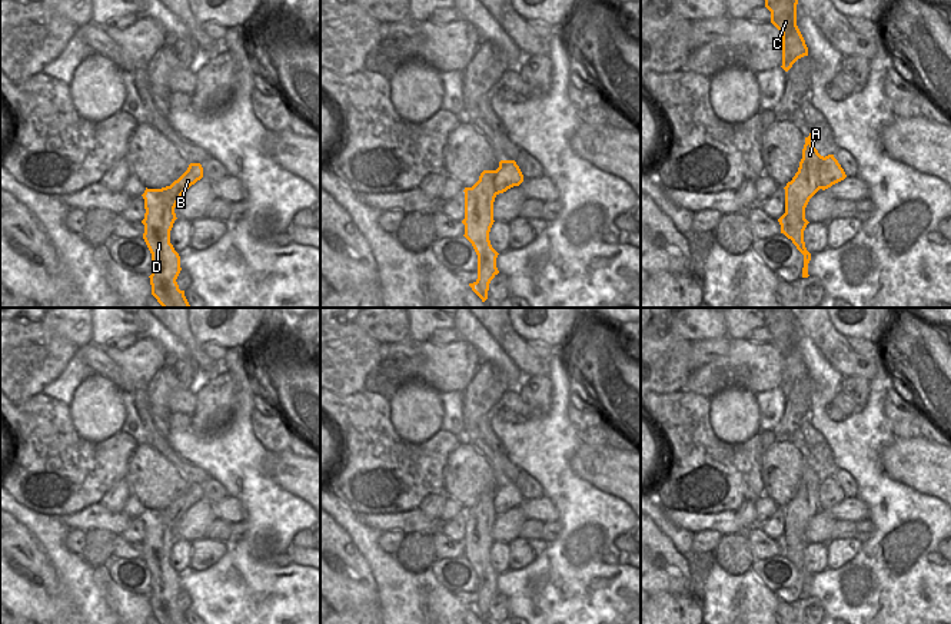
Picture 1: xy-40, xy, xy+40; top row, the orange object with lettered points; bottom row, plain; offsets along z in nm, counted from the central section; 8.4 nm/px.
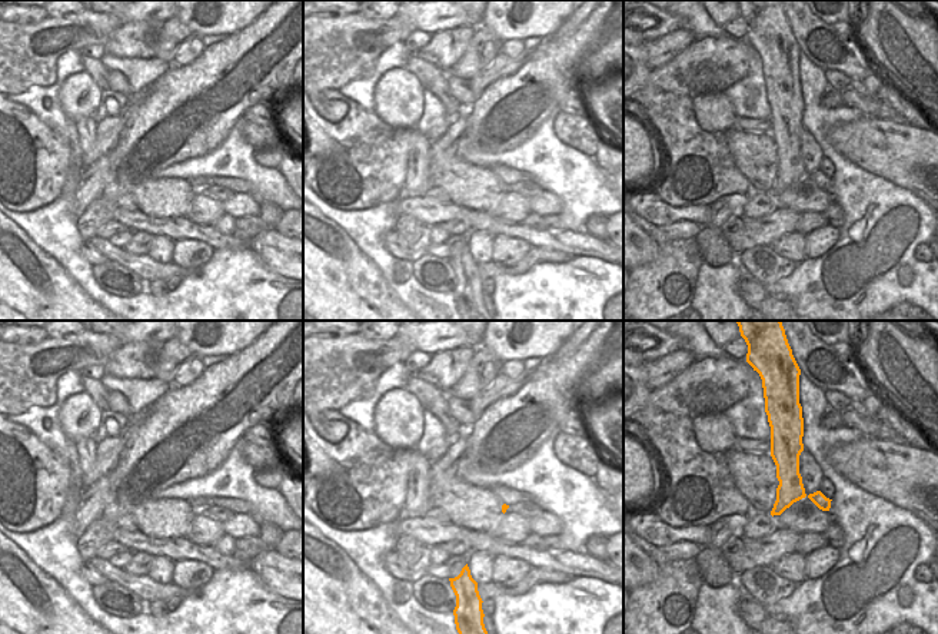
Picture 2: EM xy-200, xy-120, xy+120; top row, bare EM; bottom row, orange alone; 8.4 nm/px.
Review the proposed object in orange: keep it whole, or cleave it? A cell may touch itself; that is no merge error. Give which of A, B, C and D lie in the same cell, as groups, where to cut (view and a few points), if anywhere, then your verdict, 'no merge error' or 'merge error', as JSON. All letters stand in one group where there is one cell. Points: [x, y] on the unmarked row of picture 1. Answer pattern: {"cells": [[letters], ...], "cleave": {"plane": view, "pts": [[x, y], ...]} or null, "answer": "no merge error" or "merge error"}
{"cells": [["A", "C", "D"], ["B"]], "cleave": {"plane": "xy+40", "pts": [[823, 477], [820, 508]]}, "answer": "merge error"}

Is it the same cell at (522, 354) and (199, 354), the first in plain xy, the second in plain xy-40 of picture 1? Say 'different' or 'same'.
same

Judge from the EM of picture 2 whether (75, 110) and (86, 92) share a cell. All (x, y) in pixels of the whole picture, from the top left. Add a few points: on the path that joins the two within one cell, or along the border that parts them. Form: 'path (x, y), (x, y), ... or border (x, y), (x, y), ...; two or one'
path (76, 106), (85, 96); one

